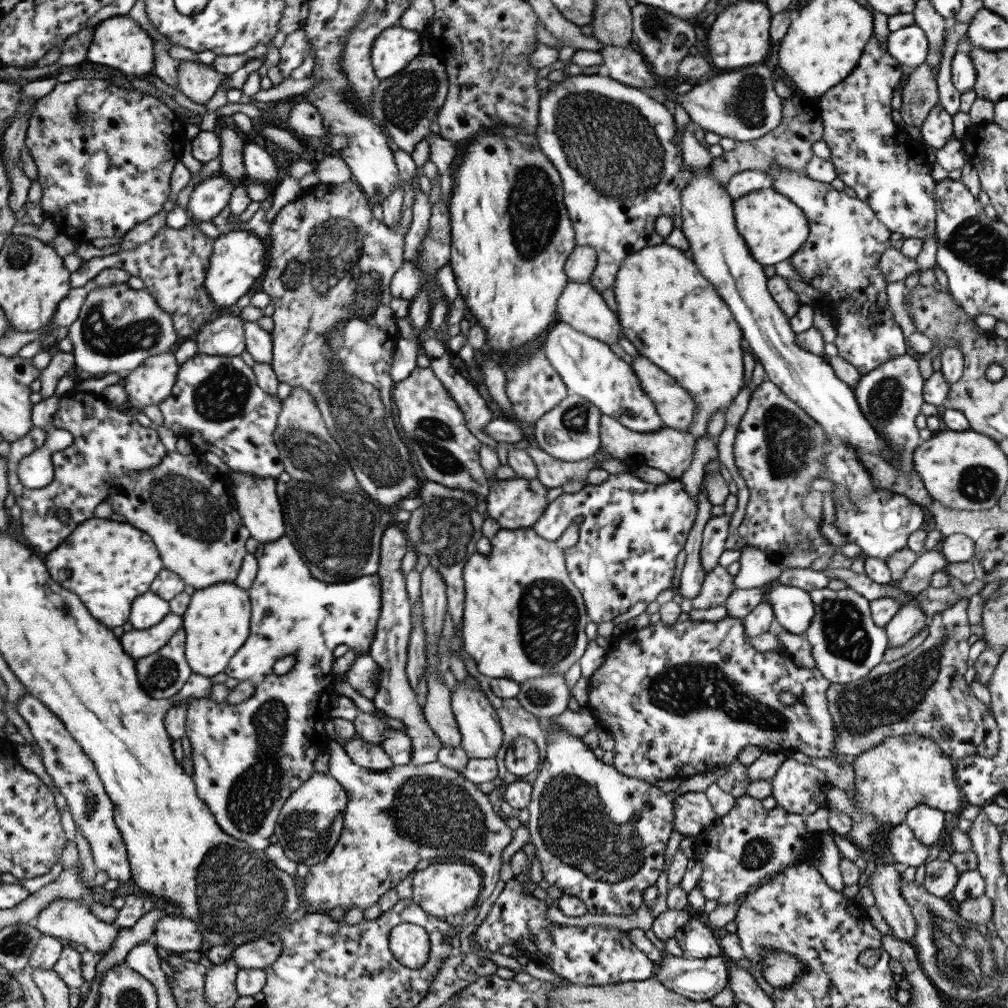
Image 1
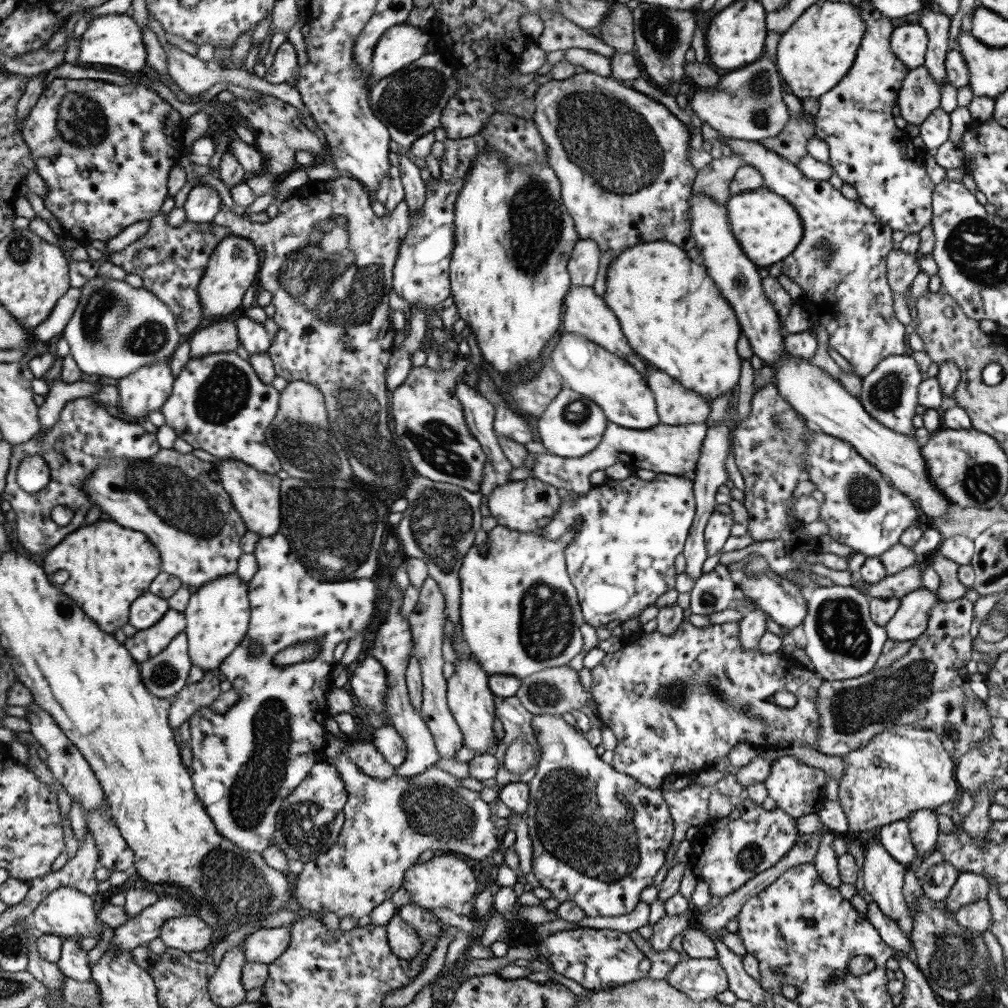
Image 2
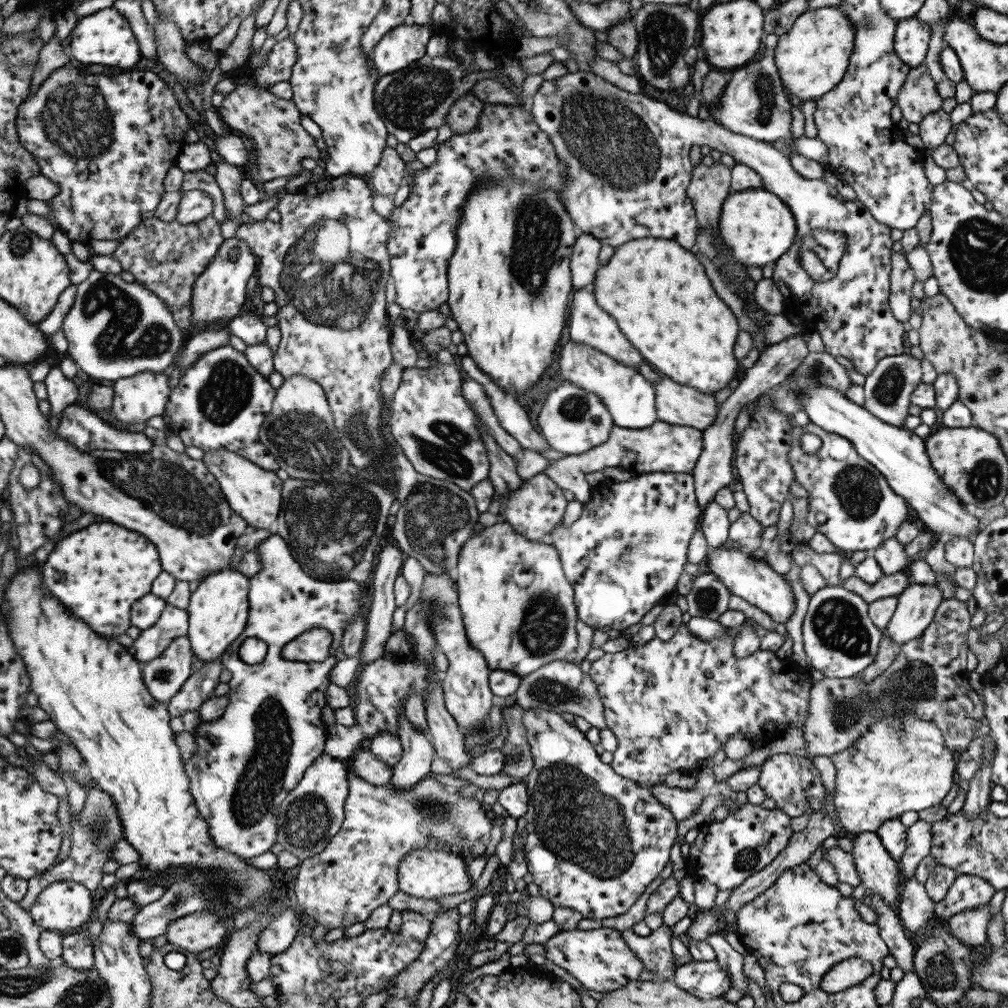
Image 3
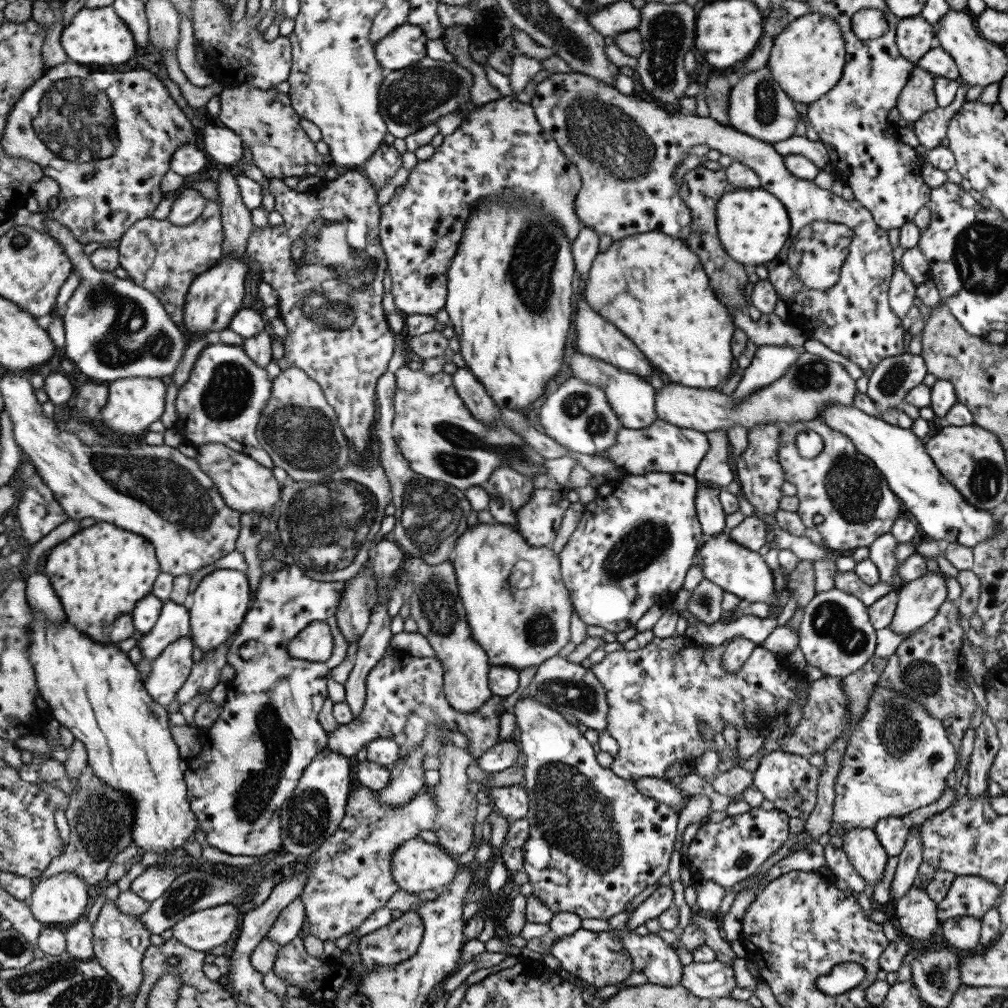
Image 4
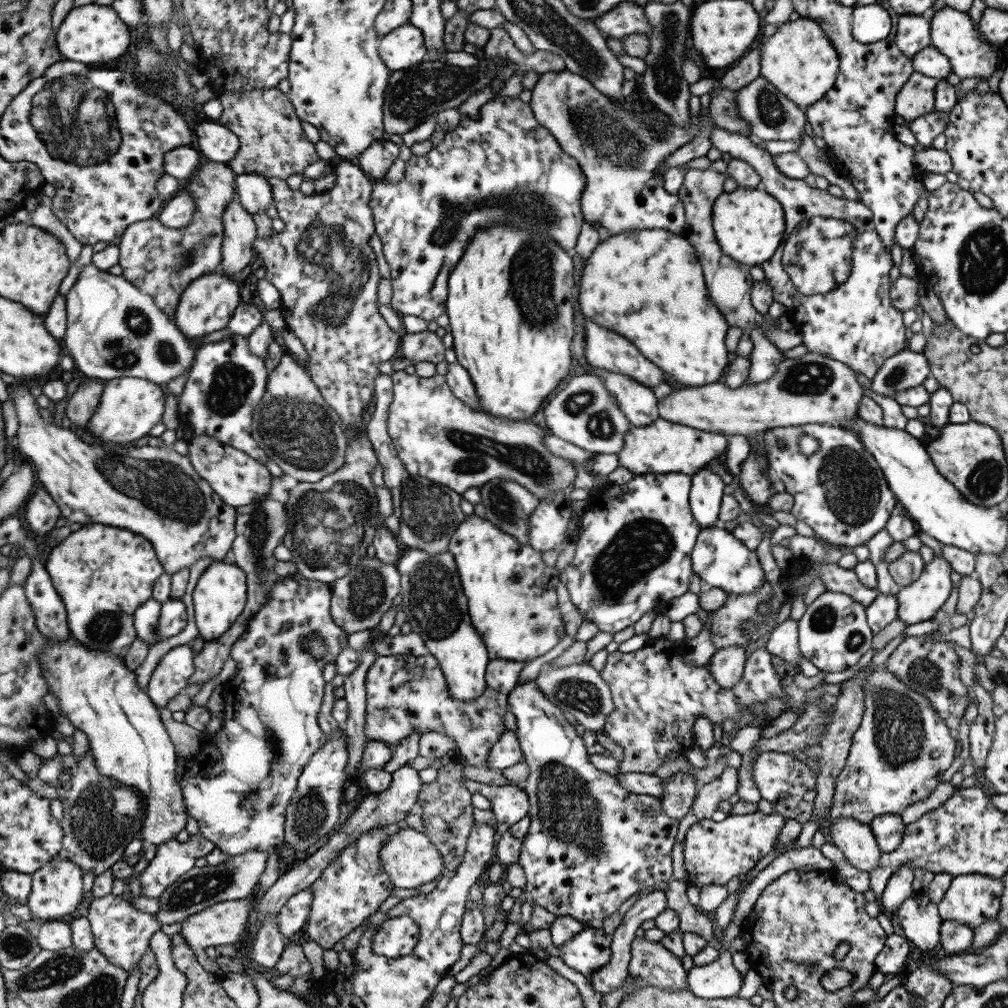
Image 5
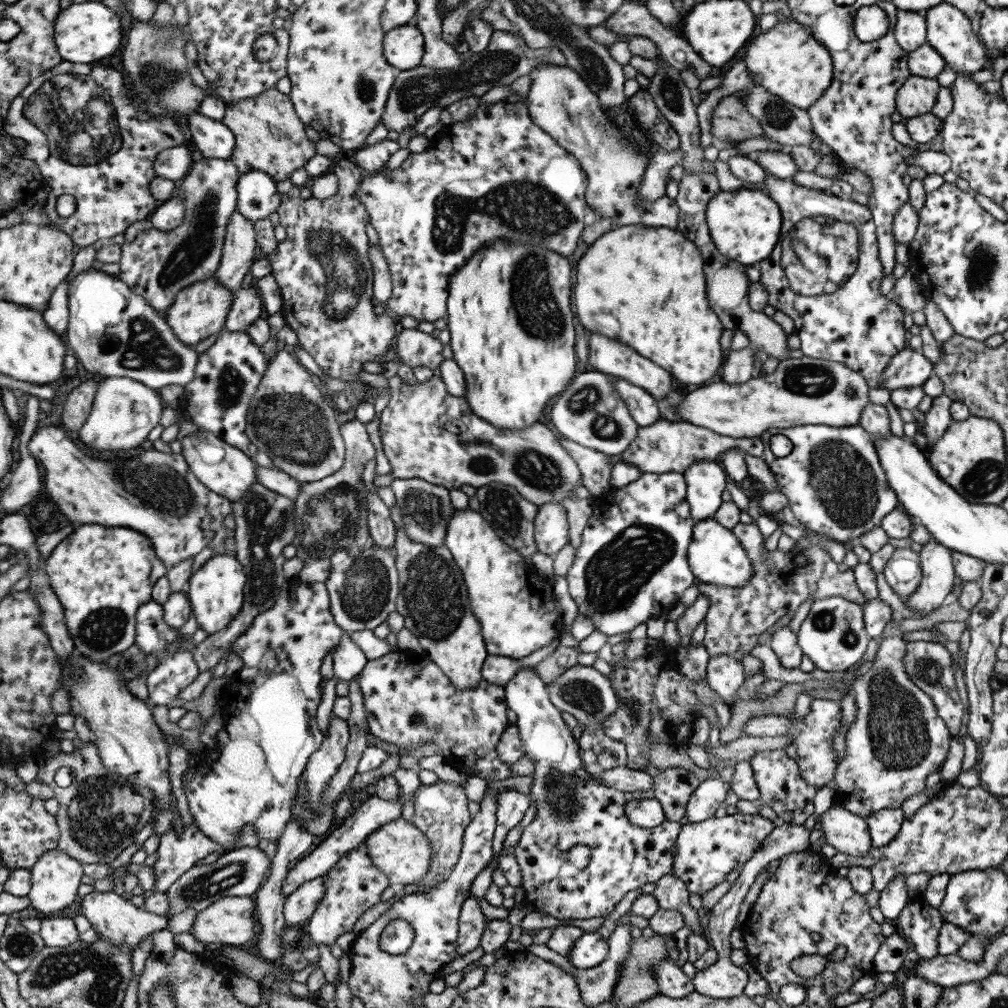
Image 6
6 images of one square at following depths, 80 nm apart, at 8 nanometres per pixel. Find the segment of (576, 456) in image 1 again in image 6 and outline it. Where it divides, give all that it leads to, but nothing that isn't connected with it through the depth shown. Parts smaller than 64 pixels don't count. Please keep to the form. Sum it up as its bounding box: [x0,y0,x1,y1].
[549,370,638,456]

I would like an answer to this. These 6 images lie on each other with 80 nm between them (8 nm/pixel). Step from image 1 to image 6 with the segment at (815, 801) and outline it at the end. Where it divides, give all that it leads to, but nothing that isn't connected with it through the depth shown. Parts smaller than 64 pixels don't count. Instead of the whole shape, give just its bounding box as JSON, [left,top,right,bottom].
[748,749,818,825]

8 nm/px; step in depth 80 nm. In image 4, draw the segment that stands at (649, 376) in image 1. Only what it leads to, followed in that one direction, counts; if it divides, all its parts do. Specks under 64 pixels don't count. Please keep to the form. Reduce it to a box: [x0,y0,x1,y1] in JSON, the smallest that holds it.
[654,351,856,433]

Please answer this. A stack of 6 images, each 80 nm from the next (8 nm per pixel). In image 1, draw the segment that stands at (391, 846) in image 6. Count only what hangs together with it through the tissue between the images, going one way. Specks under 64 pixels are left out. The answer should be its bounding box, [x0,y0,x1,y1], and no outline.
[410,861,482,919]

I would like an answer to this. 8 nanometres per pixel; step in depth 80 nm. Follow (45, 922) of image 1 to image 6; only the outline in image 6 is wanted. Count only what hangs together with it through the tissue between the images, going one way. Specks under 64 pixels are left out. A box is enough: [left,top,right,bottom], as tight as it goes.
[28,848,86,914]

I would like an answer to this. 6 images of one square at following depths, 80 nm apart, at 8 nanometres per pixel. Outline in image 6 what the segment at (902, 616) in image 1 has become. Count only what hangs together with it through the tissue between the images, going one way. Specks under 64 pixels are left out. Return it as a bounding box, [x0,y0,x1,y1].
[903,539,955,618]

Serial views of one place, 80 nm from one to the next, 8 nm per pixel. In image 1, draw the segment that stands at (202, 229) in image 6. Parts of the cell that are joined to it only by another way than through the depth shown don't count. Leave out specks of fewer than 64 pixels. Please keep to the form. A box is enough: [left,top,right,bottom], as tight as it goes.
[72,218,218,338]

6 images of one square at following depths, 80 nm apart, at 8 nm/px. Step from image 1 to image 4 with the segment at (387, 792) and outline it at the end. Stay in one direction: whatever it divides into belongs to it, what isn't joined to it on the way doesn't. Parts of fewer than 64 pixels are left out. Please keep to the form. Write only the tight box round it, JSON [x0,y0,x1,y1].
[298,785,436,941]

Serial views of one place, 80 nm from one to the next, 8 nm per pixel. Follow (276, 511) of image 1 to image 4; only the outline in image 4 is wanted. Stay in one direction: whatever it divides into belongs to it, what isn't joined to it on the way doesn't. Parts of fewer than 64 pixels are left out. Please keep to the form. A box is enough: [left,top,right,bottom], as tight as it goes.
[194,443,279,518]

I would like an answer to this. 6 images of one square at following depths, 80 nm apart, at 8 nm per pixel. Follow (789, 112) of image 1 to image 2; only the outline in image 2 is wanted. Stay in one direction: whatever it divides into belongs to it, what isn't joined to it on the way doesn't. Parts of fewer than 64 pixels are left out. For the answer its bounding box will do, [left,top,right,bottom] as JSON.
[690,115,815,202]

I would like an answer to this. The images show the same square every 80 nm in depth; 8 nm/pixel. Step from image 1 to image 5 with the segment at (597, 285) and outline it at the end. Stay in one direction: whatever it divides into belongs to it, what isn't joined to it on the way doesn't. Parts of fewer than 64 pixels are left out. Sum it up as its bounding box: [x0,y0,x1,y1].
[528,69,907,380]

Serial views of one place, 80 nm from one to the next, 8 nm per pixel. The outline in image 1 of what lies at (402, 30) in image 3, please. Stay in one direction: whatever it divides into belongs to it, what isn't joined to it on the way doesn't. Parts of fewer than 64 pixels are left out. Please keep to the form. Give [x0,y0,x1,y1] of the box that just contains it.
[370,24,421,80]

